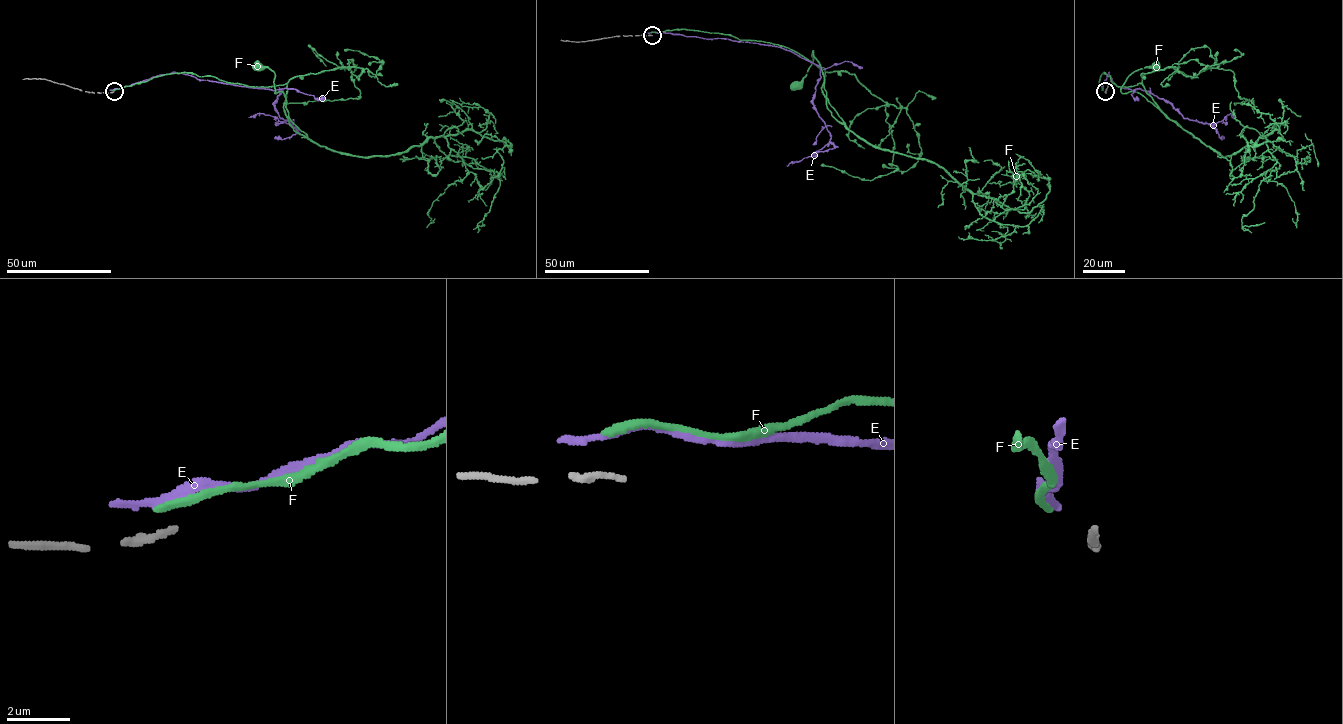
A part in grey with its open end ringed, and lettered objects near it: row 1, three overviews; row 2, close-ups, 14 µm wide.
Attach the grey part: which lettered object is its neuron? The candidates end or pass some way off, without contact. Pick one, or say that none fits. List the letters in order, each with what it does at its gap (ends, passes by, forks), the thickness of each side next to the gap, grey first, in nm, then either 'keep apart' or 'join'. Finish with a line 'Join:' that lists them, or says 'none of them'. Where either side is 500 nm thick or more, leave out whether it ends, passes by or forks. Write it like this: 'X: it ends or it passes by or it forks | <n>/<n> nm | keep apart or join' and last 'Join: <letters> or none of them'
E: it passes by | 170/260 nm | keep apart
F: it ends | 170/240 nm | keep apart
Join: none of them

